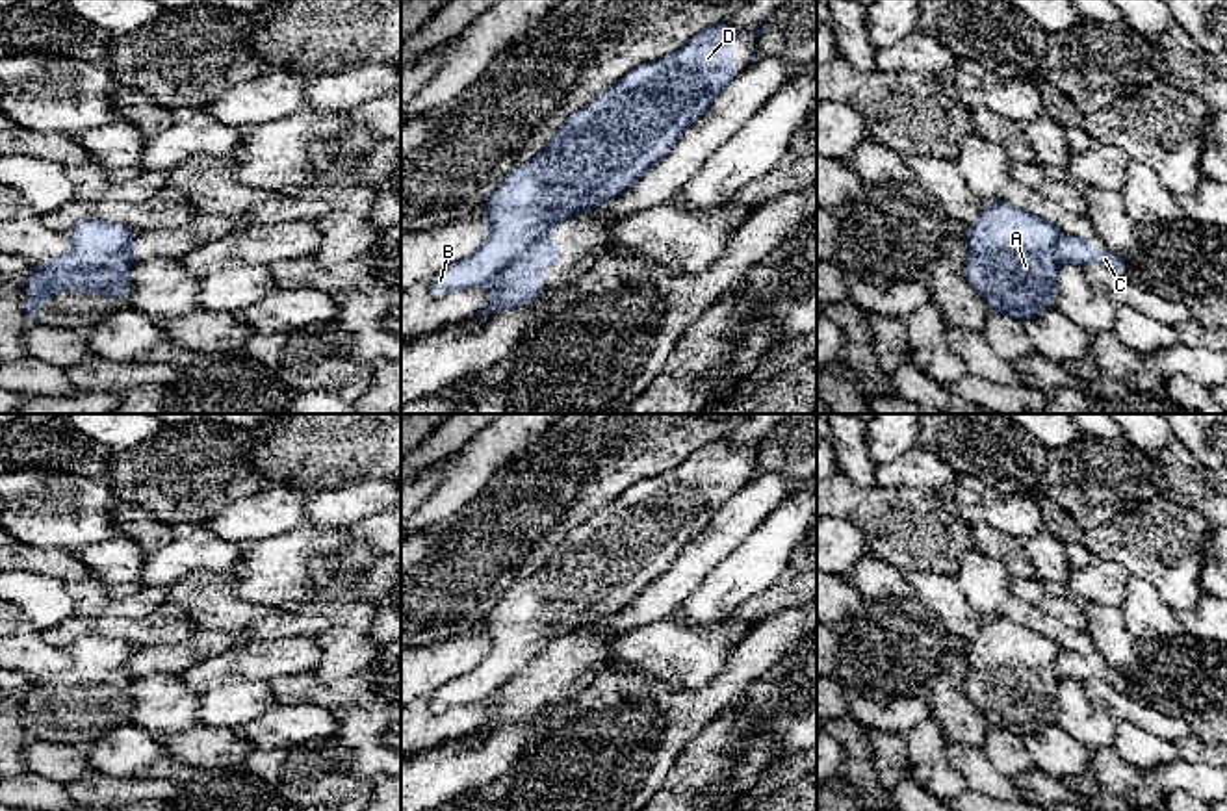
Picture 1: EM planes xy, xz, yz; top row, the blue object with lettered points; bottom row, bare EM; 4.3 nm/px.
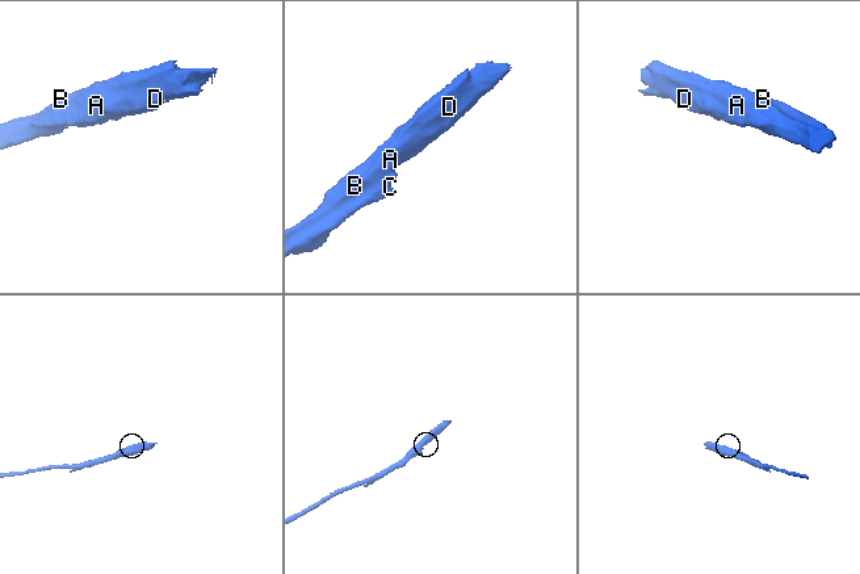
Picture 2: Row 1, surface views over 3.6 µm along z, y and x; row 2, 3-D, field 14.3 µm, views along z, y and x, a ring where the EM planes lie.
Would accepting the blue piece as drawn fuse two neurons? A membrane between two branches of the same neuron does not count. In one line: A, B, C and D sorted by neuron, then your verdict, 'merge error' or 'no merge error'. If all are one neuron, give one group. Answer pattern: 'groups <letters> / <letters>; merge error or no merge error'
groups A B D / C; merge error

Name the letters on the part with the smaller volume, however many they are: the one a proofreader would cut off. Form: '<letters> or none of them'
C

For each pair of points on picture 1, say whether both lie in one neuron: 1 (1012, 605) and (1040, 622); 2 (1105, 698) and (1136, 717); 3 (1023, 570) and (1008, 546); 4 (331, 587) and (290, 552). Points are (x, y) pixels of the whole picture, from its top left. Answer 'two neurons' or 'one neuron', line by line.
1: one neuron
2: one neuron
3: one neuron
4: one neuron

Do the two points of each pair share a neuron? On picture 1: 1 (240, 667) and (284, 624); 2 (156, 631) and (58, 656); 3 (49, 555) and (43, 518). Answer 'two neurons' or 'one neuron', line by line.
1: two neurons
2: two neurons
3: two neurons

